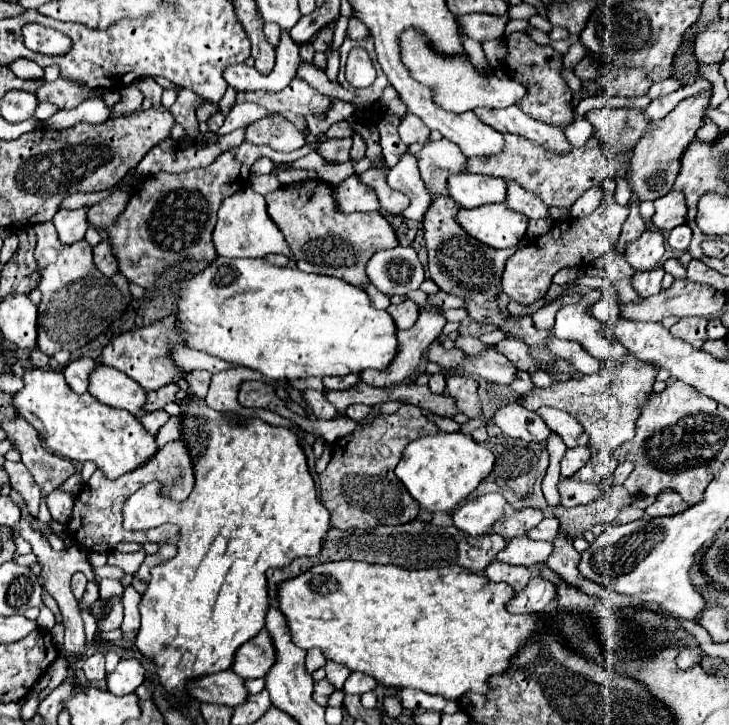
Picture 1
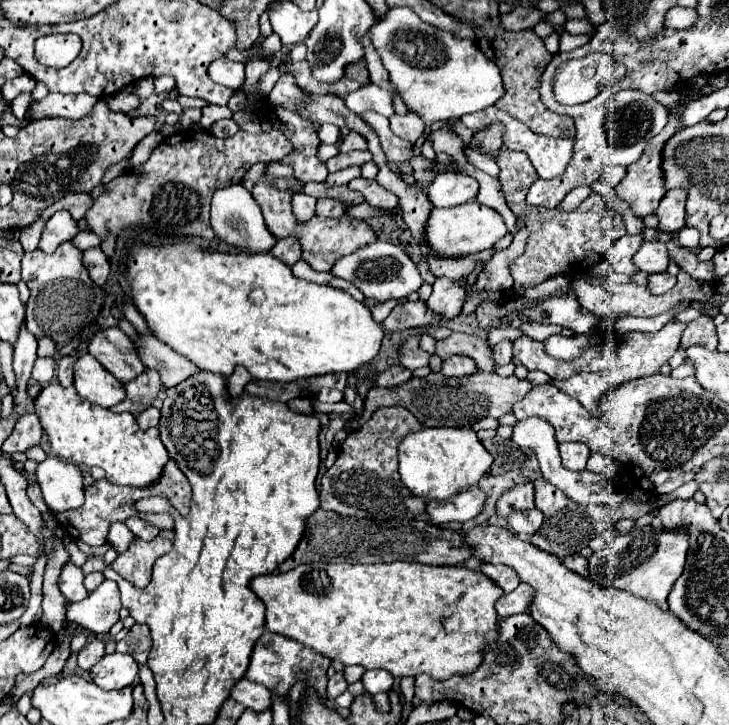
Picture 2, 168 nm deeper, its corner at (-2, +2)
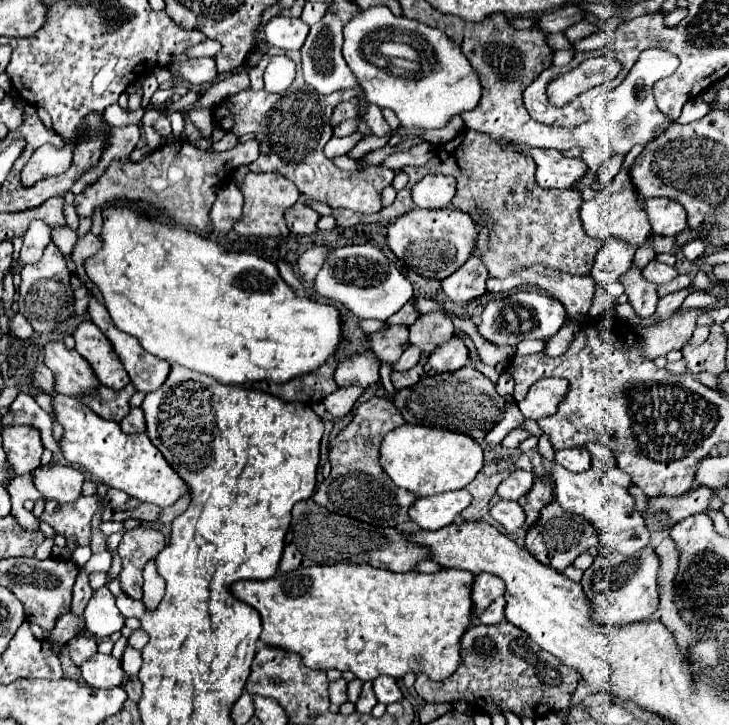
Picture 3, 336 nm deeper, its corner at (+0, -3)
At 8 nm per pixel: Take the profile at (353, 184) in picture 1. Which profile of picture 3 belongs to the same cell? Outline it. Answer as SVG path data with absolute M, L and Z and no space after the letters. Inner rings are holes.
M298 200L286 212L286 224L290 232L296 232L296 234L314 234L318 230L318 220L320 220L320 214L312 210L308 204L304 204L302 200Z

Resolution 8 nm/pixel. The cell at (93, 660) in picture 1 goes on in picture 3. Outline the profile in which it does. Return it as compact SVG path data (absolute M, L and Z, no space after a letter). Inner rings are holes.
M78 636L68 642L68 650L70 650L72 662L76 666L82 666L84 660L90 660L90 656L98 652L98 642L92 636Z

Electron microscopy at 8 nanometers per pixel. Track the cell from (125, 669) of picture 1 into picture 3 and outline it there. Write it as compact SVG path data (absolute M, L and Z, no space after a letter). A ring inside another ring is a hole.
M94 654L90 660L86 660L82 666L82 678L88 686L110 690L124 684L126 672L122 668L122 662L114 656L106 654Z

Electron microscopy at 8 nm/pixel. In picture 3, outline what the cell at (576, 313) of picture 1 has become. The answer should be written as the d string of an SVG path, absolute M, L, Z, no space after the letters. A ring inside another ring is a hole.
M528 290L528 292L516 292L506 298L498 298L486 304L484 312L478 320L478 332L490 340L492 344L518 344L522 340L538 340L538 338L550 338L558 332L558 328L566 322L568 314L566 308L562 308L560 300L554 300L552 296L544 296L540 292Z

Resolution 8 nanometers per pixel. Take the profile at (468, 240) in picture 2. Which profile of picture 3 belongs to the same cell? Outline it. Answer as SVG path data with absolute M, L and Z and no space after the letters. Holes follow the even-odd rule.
M452 206L442 210L412 208L388 226L388 246L392 248L392 252L416 274L438 280L444 280L468 260L476 240L478 226L474 218Z

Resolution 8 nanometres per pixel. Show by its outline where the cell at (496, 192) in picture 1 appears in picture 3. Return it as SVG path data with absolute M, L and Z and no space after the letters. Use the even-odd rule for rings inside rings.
M428 174L412 188L412 200L418 208L434 210L434 208L448 208L454 200L456 180L452 176L442 174Z

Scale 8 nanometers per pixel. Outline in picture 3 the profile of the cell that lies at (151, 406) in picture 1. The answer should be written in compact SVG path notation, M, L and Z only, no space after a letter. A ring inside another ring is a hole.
M128 384L118 392L114 392L112 388L100 386L98 396L84 396L78 400L84 402L90 410L94 410L100 418L120 422L126 416L126 412L130 412L130 398L134 396L134 392L136 388L132 384Z

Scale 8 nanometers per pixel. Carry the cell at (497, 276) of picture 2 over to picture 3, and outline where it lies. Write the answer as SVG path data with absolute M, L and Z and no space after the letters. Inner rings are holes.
M535 264L530 266L530 269L523 269L520 272L511 273L505 279L488 278L488 292L494 292L494 294L500 294L500 292L508 292L518 288L520 285L537 286L542 290L546 290L548 294L552 294L554 298L558 298L568 316L574 318L576 314L588 314L592 302L594 302L594 296L596 296L596 282L592 276L574 276L574 274L564 274L564 272L558 272L552 268Z

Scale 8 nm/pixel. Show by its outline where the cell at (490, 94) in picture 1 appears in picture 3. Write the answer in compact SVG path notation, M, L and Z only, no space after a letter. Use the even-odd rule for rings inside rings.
M376 6L364 10L354 16L350 24L344 28L344 58L358 78L366 98L372 104L392 108L400 118L402 126L416 130L432 130L446 126L454 116L462 112L470 112L478 106L478 98L482 96L482 86L478 80L478 72L470 66L466 56L462 56L462 48L450 40L442 30L430 28L422 22L414 22L406 16L394 16L390 8Z

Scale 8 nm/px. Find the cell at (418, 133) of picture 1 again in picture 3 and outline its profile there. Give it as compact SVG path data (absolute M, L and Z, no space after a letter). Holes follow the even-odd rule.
M370 104L368 112L366 112L366 122L372 128L374 136L388 136L390 134L390 126L386 124L384 116L380 114L380 108L374 106L374 104Z

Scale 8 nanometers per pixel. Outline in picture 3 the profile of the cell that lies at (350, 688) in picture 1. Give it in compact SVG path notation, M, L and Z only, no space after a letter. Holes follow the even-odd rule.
M384 674L378 676L376 680L372 680L372 686L374 686L374 694L376 694L378 702L382 702L382 704L392 704L402 698L396 678L392 678L392 676L384 676Z

